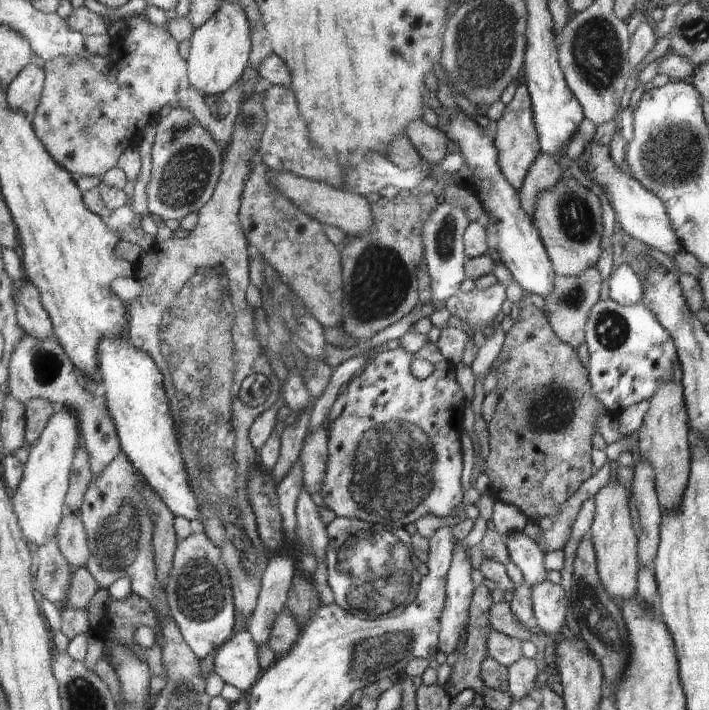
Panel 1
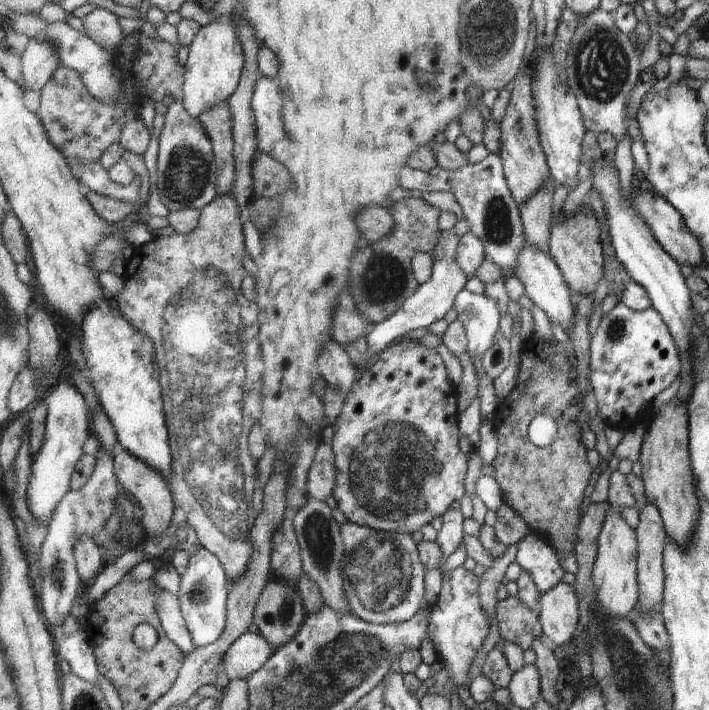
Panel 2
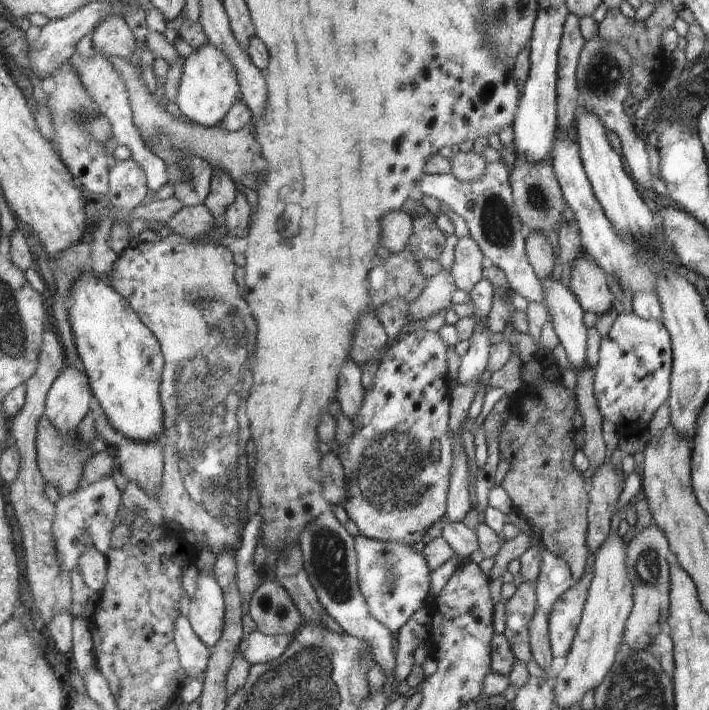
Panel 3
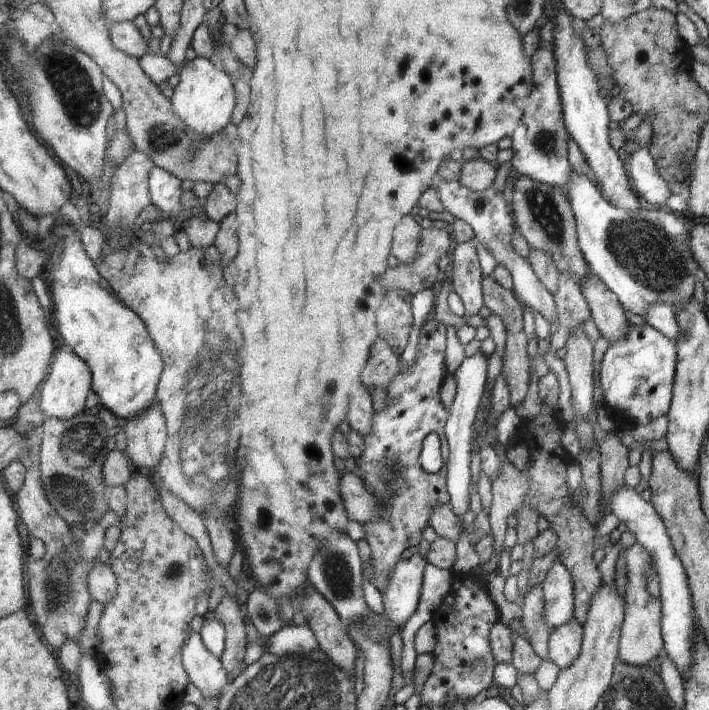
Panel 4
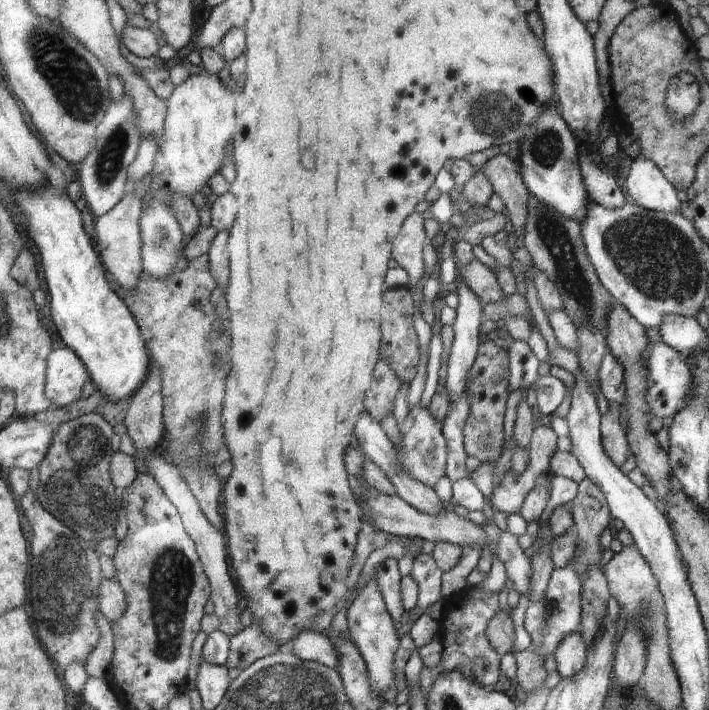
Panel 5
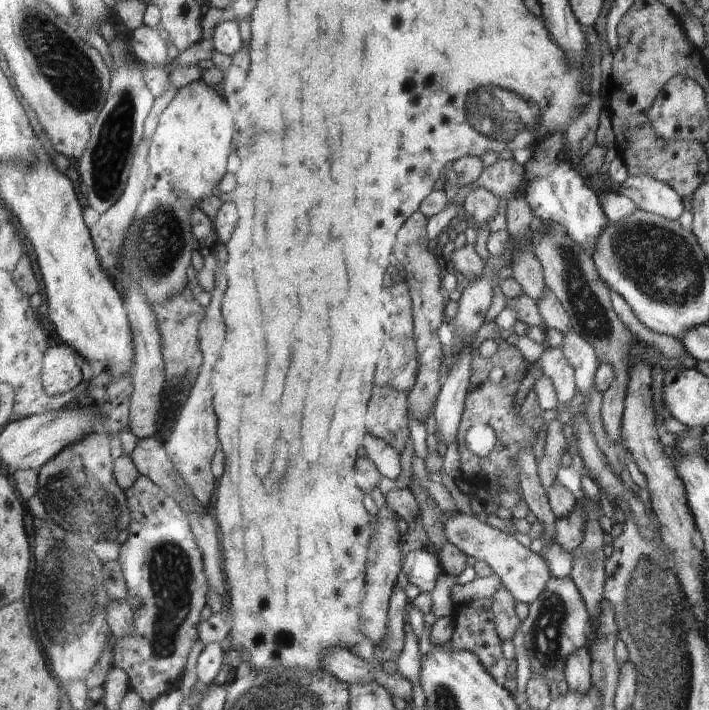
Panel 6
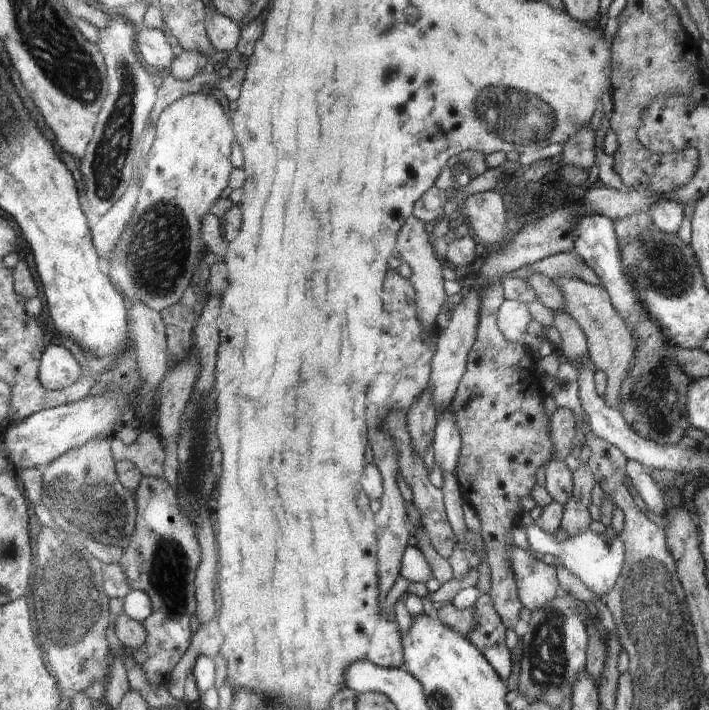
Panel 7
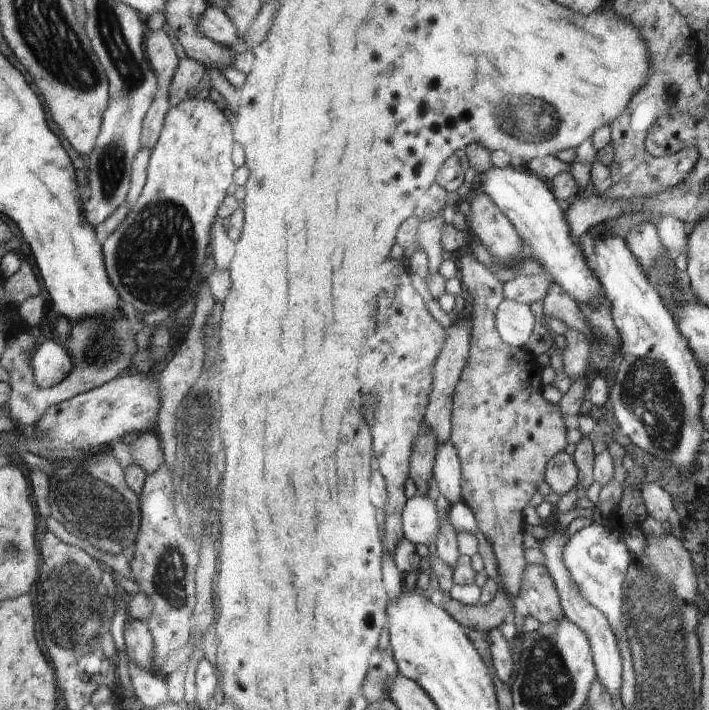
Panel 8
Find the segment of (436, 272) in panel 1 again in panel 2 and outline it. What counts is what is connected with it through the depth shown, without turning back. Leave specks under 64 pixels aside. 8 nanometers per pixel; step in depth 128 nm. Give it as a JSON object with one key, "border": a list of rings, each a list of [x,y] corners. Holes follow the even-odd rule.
{"border":[[[452,228],[445,231],[437,245],[435,254],[432,255],[434,256],[434,262],[430,279],[420,284],[420,287],[407,299],[399,311],[392,314],[391,317],[382,323],[374,324],[374,326],[370,328],[371,332],[366,336],[369,364],[378,354],[388,348],[388,346],[391,346],[398,340],[406,338],[408,332],[429,327],[432,323],[444,319],[447,312],[453,307],[456,296],[465,288],[467,282],[464,272],[460,270],[455,262],[455,253],[458,244],[459,237],[455,234],[454,229]]]}

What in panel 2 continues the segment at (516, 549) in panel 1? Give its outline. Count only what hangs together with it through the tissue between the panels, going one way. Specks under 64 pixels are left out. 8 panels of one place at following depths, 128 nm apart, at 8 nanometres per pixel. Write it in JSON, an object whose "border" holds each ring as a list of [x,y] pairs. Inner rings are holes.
{"border":[[[528,534],[517,546],[515,560],[532,576],[539,596],[546,595],[563,583],[564,568],[548,542]]]}

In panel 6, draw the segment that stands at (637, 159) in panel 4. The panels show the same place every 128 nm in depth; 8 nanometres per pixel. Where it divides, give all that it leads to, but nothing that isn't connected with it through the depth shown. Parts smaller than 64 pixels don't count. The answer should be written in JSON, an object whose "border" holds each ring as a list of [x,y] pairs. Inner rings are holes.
{"border":[[[648,174],[629,176],[618,188],[618,193],[633,200],[640,210],[658,215],[666,220],[678,221],[684,211],[679,194],[666,182]]]}

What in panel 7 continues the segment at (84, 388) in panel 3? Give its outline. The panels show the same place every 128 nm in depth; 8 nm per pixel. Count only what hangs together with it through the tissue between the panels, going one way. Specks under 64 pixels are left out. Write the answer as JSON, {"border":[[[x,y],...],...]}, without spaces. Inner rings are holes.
{"border":[[[50,345],[40,366],[41,381],[50,390],[72,388],[82,378],[83,367],[65,345]]]}

